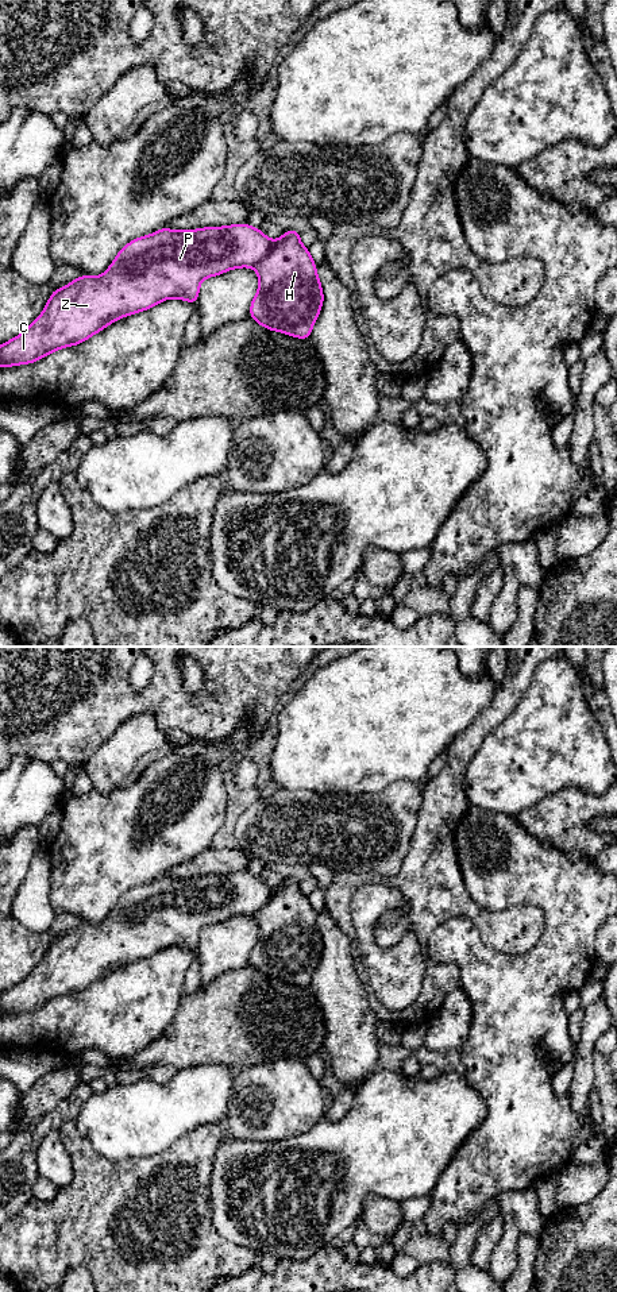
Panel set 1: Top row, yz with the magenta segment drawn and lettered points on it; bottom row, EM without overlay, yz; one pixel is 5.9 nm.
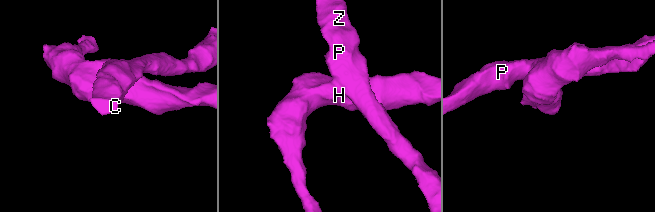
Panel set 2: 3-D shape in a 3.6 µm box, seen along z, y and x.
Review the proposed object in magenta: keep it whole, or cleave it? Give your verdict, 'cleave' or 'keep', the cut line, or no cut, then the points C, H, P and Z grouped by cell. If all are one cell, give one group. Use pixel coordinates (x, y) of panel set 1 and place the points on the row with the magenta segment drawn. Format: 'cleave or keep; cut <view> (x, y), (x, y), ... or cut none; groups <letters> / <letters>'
cleave; cut yz (273, 240), (269, 253), (254, 267); groups C P Z / H

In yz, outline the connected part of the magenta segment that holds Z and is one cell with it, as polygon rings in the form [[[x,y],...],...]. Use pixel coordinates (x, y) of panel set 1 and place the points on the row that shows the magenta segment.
[[[247,223],[185,231],[161,228],[151,235],[136,238],[119,251],[104,274],[99,277],[81,275],[66,286],[53,290],[41,316],[23,333],[0,346],[0,367],[30,365],[41,360],[59,348],[85,342],[124,316],[150,309],[167,298],[180,298],[196,304],[203,279],[238,267],[255,267],[269,254],[271,246],[271,239],[258,227],[252,228]]]

